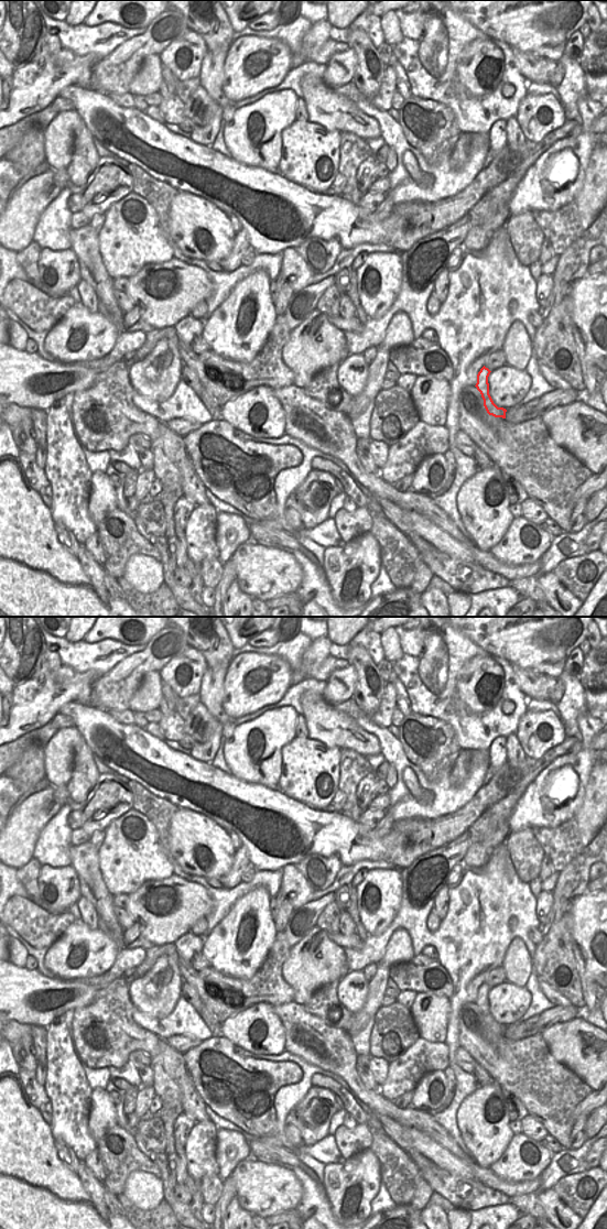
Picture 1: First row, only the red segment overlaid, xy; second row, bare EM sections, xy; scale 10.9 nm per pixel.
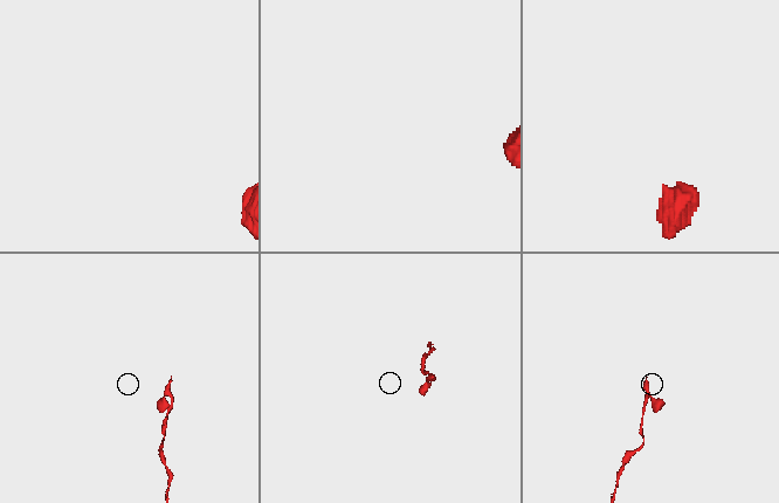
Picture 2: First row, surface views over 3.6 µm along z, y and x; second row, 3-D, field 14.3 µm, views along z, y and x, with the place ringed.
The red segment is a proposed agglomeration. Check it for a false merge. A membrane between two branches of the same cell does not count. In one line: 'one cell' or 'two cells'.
one cell

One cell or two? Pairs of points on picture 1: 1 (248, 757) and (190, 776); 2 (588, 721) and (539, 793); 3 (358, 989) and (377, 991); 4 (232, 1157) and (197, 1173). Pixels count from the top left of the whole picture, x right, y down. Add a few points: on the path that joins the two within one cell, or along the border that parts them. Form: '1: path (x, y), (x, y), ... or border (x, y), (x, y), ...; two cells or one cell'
1: border (231, 774), (256, 783); two cells
2: path (586, 740), (586, 749), (557, 774); one cell
3: border (369, 981), (366, 1002), (356, 1013); two cells
4: border (215, 1139), (215, 1161), (218, 1166), (218, 1174); two cells

